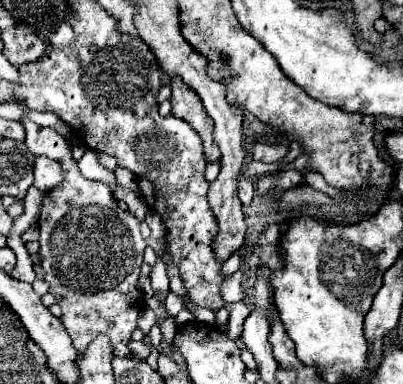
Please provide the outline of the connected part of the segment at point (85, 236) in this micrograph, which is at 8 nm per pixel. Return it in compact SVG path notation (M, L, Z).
M23 117L27 139L25 145L31 153L45 155L49 159L57 159L63 165L65 179L59 183L55 189L51 189L41 207L41 217L39 217L39 263L45 271L45 281L49 283L49 293L55 297L57 305L61 307L63 315L61 321L67 329L67 333L73 339L73 347L77 353L85 353L87 345L97 337L97 335L107 335L111 341L111 349L115 357L135 357L129 349L131 343L131 333L137 329L137 319L141 311L145 309L143 297L137 289L137 279L139 279L139 267L143 263L143 251L145 251L145 239L139 233L139 221L129 213L119 209L111 189L105 183L89 181L81 175L77 169L77 161L73 159L71 145L51 127L41 127Z

